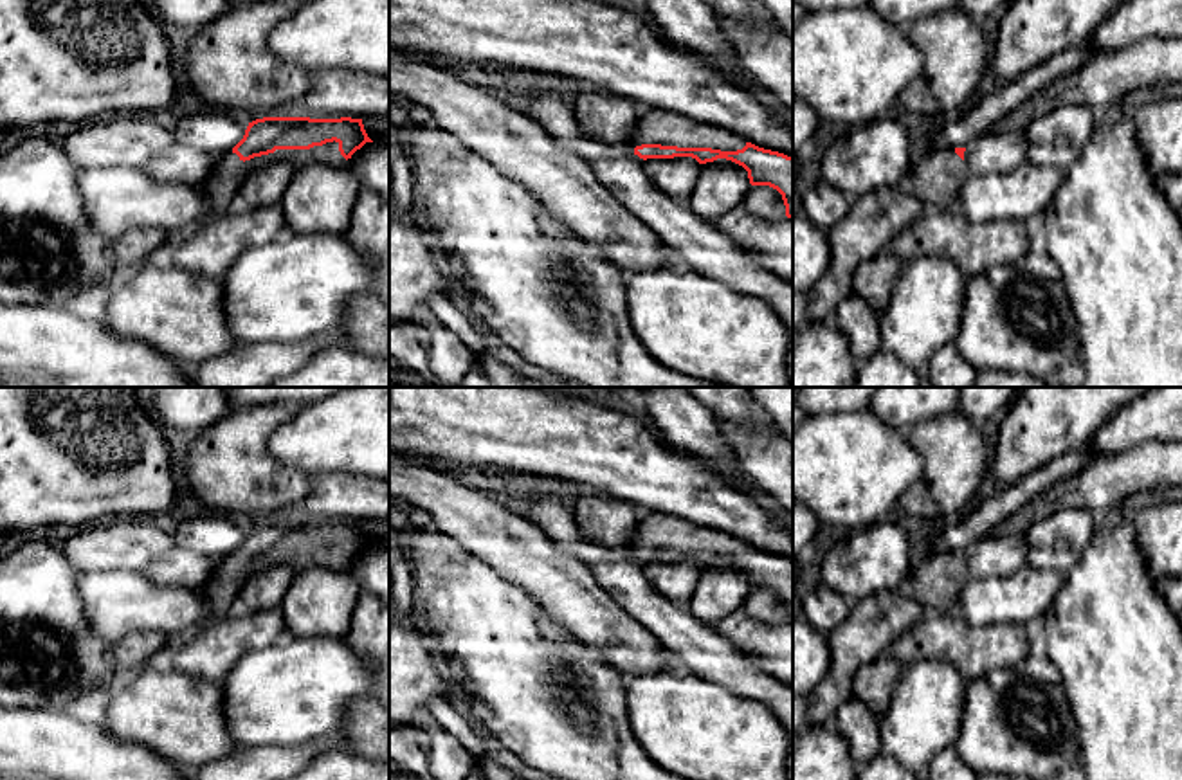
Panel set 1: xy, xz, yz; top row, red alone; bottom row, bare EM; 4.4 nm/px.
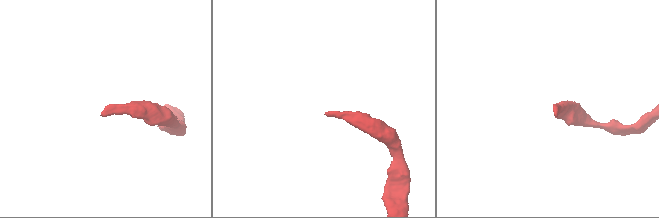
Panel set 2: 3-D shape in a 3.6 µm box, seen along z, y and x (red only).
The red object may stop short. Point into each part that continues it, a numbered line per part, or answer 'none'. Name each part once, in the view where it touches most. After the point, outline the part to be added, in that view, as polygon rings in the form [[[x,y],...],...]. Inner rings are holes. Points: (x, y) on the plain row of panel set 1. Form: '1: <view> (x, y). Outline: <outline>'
1: xy (224, 588). Outline: [[[335,544],[310,553],[276,553],[274,557],[254,560],[245,566],[236,557],[229,555],[222,558],[222,564],[214,571],[213,578],[202,585],[202,593],[214,616],[218,620],[225,618],[232,602],[240,596],[243,584],[254,573],[277,564],[288,564],[296,571],[303,571],[312,566],[337,571],[346,567],[346,562],[339,555],[339,546]]]

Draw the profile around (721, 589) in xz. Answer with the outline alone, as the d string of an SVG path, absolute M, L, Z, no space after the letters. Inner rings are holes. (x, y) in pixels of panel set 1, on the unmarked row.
M726 562L701 567L699 580L688 602L688 611L712 627L741 609L750 593L748 575Z

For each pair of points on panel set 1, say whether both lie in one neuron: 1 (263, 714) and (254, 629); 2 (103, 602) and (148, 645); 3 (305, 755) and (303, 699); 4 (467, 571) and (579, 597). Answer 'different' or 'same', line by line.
1: different
2: different
3: different
4: different

